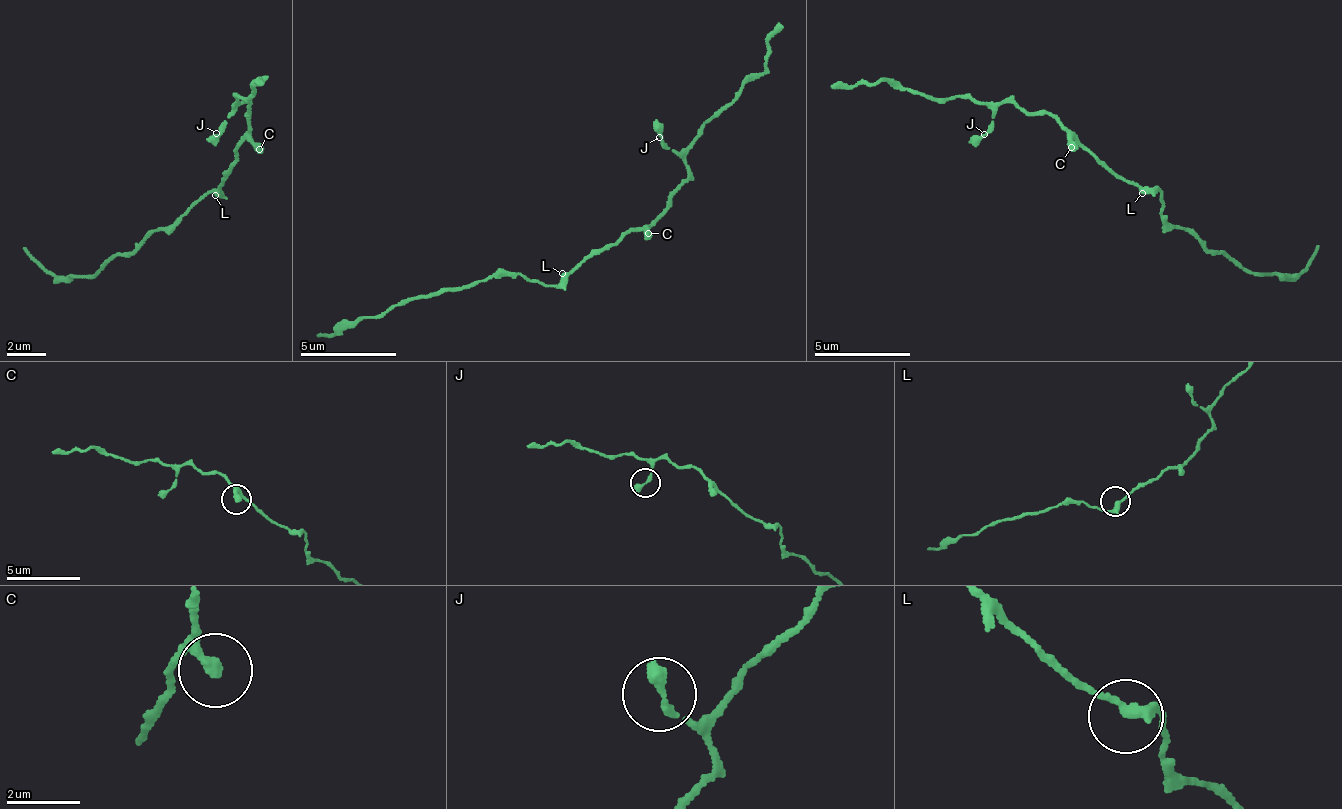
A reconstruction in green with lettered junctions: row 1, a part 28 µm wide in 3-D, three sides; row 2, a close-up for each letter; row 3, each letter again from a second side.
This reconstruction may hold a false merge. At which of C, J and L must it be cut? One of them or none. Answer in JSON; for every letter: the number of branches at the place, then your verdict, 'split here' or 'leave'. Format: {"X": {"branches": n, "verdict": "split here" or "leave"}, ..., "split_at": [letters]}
{"C": {"branches": 2, "verdict": "leave"}, "J": {"branches": 1, "verdict": "leave"}, "L": {"branches": 2, "verdict": "leave"}, "split_at": []}

